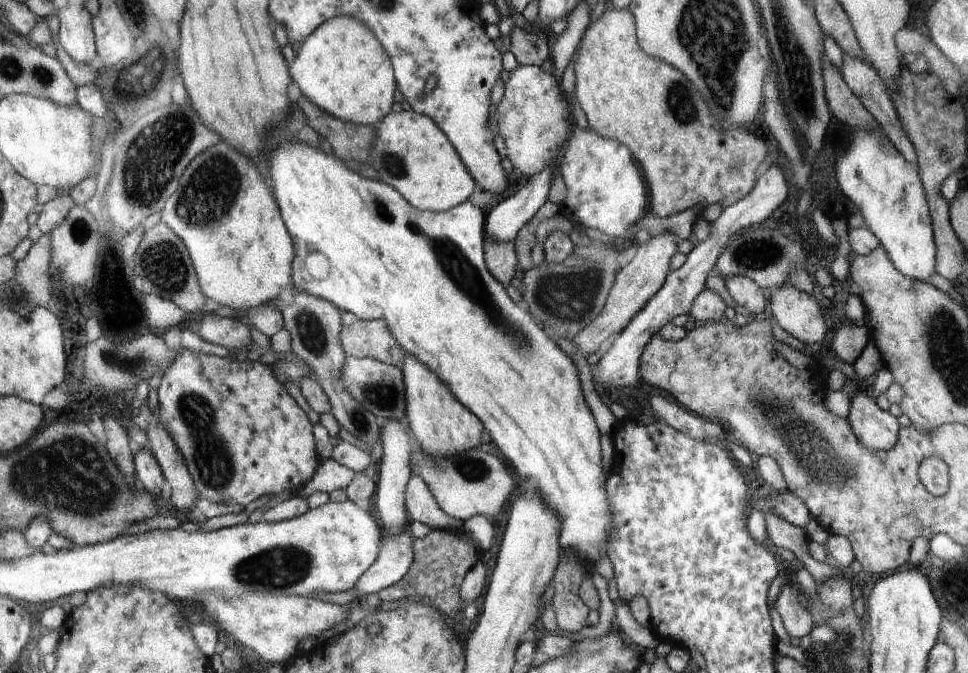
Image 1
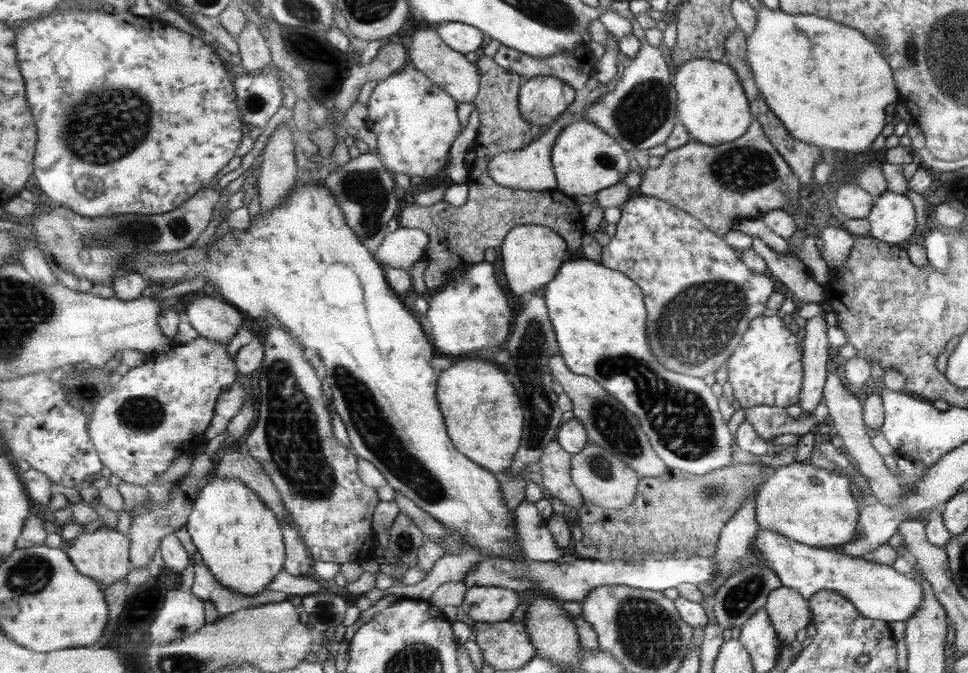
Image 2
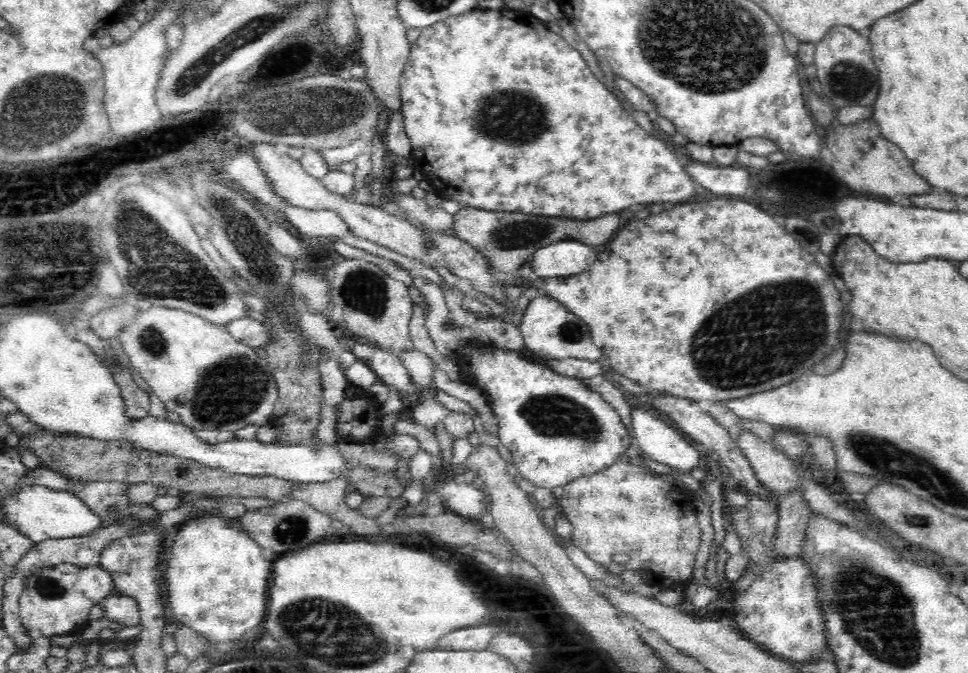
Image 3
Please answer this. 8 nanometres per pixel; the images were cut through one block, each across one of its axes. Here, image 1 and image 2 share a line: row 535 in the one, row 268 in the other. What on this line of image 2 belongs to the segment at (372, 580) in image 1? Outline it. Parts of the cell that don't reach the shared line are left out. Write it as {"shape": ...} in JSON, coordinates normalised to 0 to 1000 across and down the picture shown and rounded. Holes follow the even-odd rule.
{"shape":[[[412,337],[401,346],[390,368],[388,386],[400,398],[424,403],[428,389],[439,380],[442,348],[433,340]]]}

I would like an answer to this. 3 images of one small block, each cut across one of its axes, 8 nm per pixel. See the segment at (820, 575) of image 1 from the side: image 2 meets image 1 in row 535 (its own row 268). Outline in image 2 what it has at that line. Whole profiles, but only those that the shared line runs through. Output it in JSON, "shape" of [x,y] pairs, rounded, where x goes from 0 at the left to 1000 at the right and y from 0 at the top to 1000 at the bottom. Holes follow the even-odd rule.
{"shape":[[[777,354],[777,371],[789,389],[798,410],[805,416],[813,429],[830,450],[853,446],[851,426],[847,426],[832,401],[832,395],[823,380],[808,379],[796,371],[785,354]]]}

